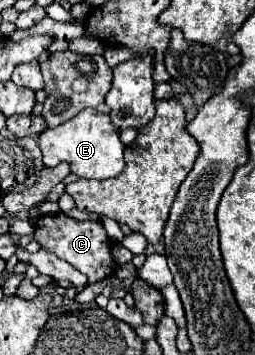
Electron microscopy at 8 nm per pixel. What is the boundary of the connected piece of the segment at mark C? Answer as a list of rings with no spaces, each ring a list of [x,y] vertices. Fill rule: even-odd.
[[[65,214],[41,216],[35,224],[35,240],[41,242],[41,248],[53,252],[55,256],[67,260],[73,268],[87,276],[87,286],[111,278],[117,272],[117,264],[111,258],[111,240],[101,222],[79,222]]]

